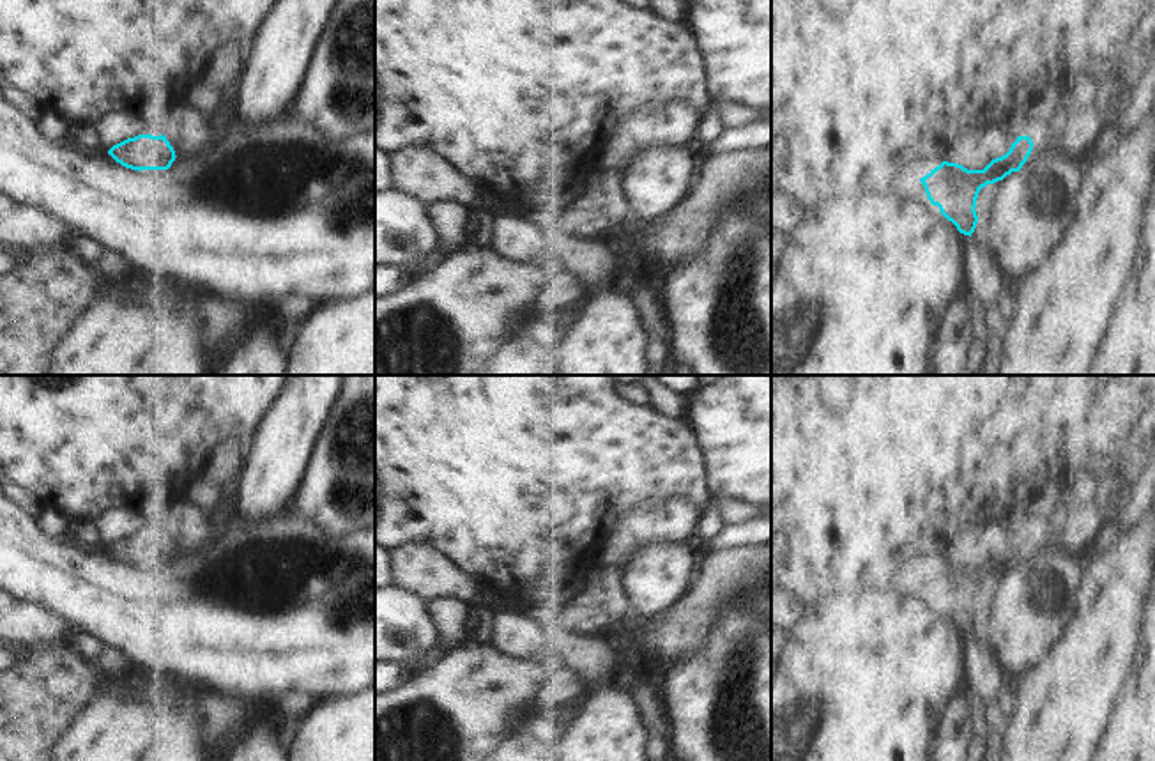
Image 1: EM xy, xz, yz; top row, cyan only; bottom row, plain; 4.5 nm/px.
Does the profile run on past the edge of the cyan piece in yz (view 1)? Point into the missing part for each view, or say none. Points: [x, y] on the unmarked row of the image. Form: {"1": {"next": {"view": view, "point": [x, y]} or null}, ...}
{"1": {"next": {"view": "yz", "point": [1042, 526]}}}

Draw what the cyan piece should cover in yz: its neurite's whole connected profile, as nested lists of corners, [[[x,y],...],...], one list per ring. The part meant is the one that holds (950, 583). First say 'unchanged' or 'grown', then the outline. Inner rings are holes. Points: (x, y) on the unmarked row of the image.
grown; [[[1045,508],[1029,519],[1029,531],[1017,533],[1010,547],[992,556],[983,566],[968,566],[962,561],[943,557],[930,566],[920,579],[927,595],[937,602],[941,611],[952,618],[964,632],[975,628],[976,595],[982,584],[1003,577],[1012,568],[1019,568],[1028,557],[1033,543],[1059,545],[1063,536],[1056,527],[1054,515]]]

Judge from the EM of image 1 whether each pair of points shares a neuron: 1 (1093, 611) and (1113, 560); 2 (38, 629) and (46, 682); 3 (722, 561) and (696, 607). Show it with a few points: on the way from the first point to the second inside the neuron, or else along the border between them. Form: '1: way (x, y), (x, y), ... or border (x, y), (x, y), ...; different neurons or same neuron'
1: way (1106, 599), (1113, 591), (1113, 572); same neuron
2: border (59, 641), (38, 646); different neurons
3: way (722, 572), (722, 581), (706, 597); same neuron

